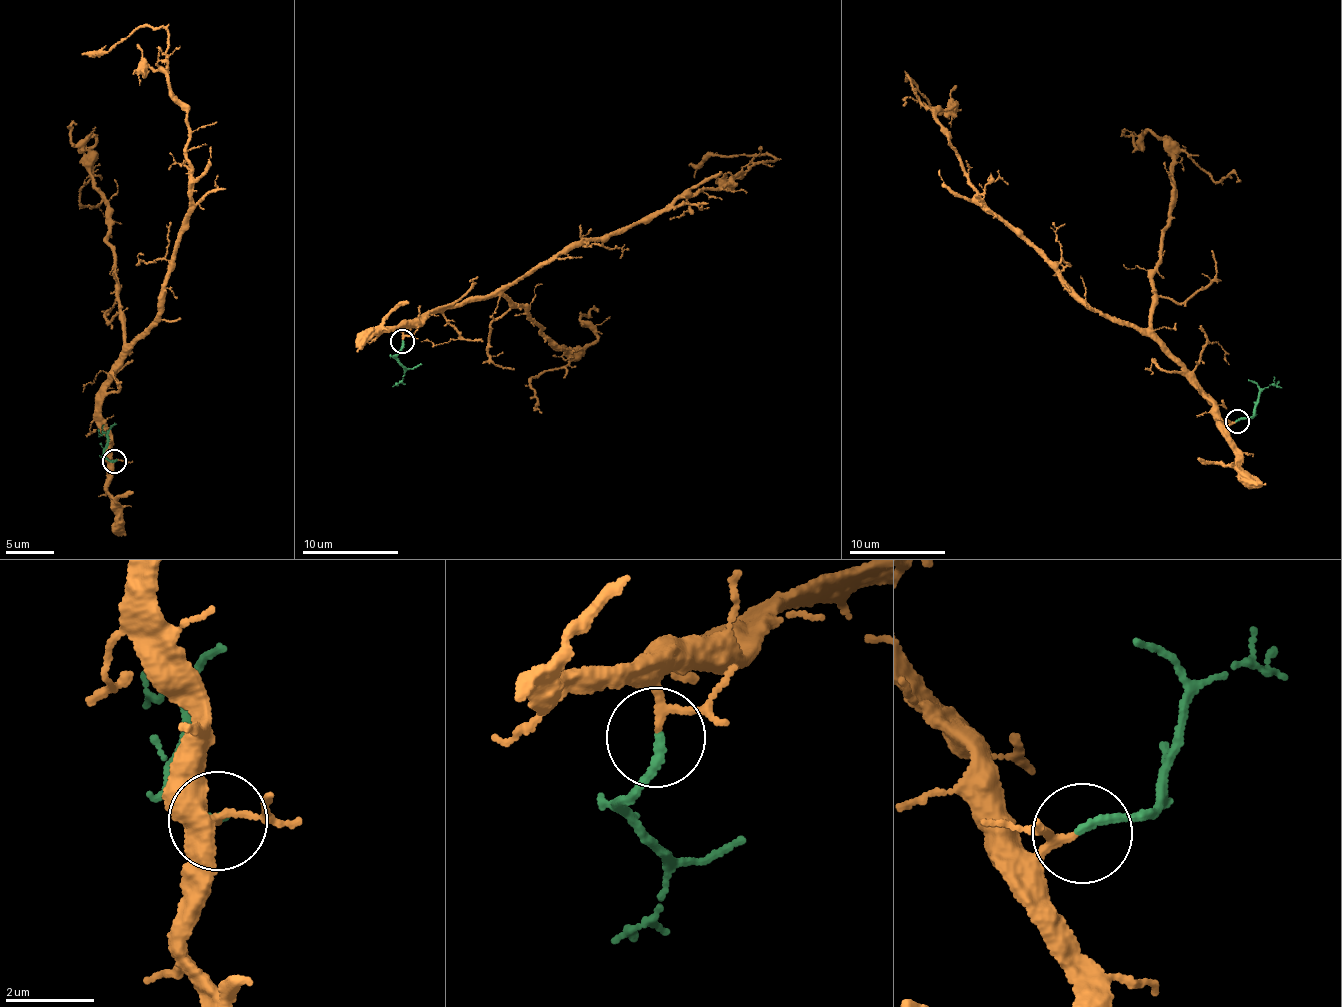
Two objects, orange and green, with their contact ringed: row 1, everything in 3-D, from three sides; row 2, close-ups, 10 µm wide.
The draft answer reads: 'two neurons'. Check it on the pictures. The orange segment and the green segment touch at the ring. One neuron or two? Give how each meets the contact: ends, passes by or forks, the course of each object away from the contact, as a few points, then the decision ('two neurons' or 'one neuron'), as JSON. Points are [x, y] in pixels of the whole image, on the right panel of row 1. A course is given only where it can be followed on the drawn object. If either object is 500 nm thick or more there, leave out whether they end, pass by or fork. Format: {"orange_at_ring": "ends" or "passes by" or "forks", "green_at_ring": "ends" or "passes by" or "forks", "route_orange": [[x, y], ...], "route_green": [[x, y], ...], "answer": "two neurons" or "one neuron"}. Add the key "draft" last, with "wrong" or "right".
{"orange_at_ring": "passes by", "green_at_ring": "ends", "route_orange": [[1235, 421], [1221, 422], [1217, 406], [1154, 340], [1102, 314], [981, 201], [907, 76], [933, 110], [962, 110]], "route_green": [[1238, 421], [1251, 417], [1259, 393], [1277, 386], [1279, 380]], "answer": "one neuron", "draft": "wrong"}

